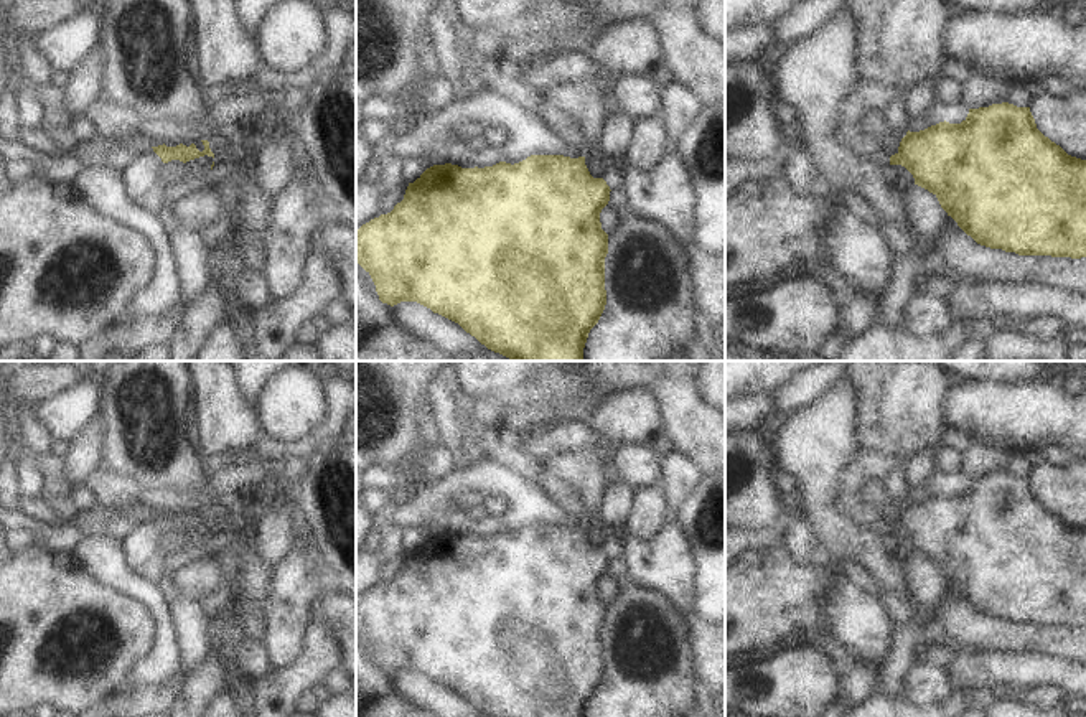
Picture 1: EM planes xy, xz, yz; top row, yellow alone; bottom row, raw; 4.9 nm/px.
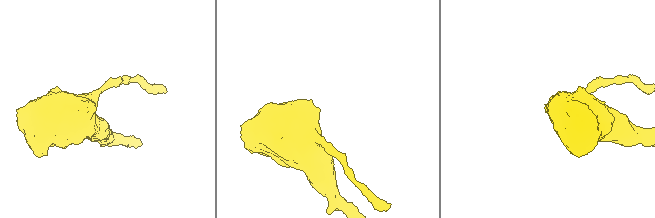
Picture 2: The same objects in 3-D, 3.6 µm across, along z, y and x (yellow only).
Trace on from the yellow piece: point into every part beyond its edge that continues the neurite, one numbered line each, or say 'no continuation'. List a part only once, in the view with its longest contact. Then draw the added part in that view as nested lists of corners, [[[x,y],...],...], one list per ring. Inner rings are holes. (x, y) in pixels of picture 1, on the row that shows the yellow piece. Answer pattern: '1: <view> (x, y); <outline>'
no continuation

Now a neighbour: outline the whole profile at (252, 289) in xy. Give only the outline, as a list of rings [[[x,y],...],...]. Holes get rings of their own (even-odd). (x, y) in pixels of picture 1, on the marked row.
[[[250,269],[239,275],[237,297],[252,310],[265,308],[275,302],[265,277]]]

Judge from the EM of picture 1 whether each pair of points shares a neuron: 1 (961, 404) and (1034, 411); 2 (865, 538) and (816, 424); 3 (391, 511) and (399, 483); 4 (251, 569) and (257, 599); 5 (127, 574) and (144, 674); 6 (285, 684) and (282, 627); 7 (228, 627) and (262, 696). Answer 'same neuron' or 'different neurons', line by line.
1: same neuron
2: same neuron
3: different neurons
4: same neuron
5: same neuron
6: different neurons
7: different neurons

